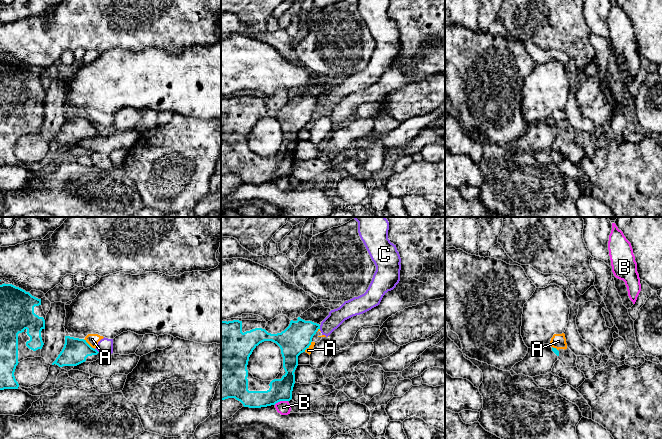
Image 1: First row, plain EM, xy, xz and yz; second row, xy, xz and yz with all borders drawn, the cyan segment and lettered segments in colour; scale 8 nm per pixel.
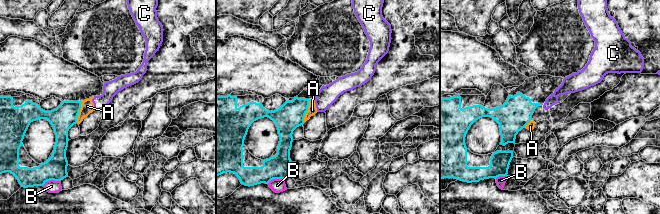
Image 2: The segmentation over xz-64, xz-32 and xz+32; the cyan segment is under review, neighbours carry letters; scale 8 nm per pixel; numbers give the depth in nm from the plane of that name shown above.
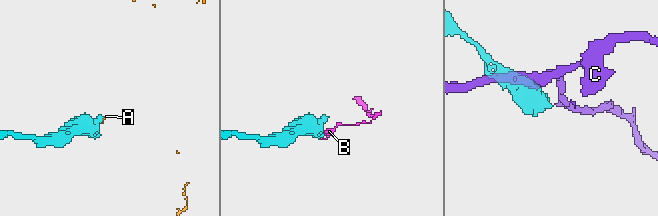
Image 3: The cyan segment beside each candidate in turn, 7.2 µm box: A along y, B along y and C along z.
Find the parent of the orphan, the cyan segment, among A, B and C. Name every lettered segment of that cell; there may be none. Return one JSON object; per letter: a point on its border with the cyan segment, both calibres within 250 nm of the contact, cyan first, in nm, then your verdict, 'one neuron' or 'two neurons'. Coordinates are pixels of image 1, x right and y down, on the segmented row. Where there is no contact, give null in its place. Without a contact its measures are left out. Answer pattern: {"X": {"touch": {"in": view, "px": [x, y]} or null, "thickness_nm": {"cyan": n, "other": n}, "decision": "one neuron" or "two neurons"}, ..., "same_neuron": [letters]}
{"A": {"touch": {"in": "xy", "px": [88, 344]}, "thickness_nm": {"cyan": 200, "other": 100}, "decision": "two neurons"}, "B": {"touch": {"in": "xz", "px": [280, 400]}, "thickness_nm": {"cyan": 180, "other": 110}, "decision": "two neurons"}, "C": {"touch": {"in": "xy", "px": [96, 350]}, "thickness_nm": {"cyan": 200, "other": 130}, "decision": "two neurons"}, "same_neuron": []}

